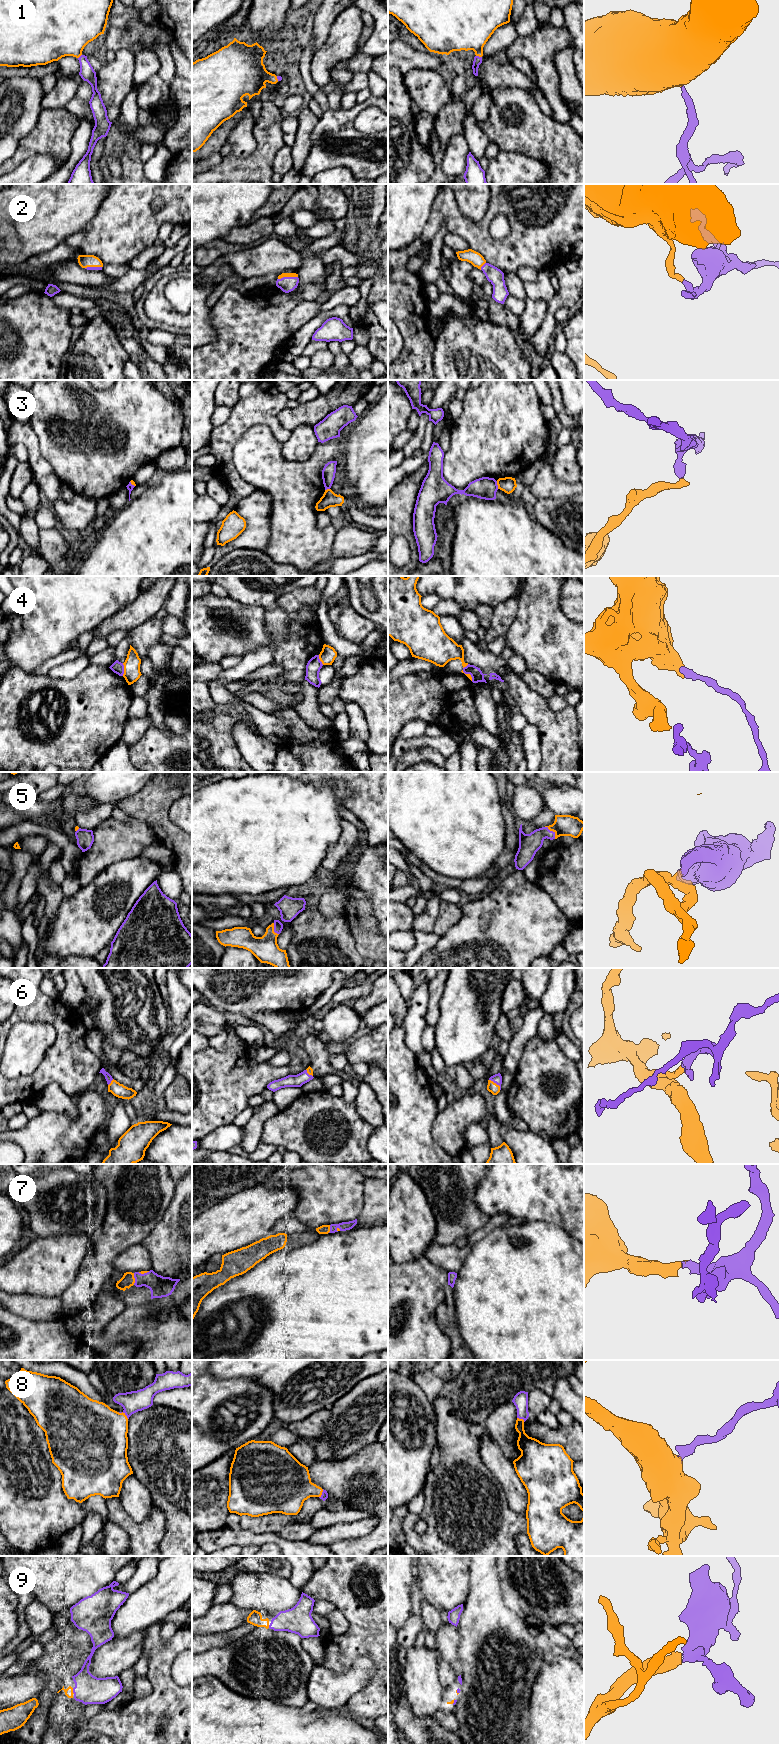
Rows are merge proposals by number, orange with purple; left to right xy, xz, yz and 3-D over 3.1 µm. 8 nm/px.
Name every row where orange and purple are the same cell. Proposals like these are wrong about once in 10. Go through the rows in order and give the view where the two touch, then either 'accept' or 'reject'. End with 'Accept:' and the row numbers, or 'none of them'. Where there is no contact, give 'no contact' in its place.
1: meets orange in yz; accept
2: meets orange in xz; accept
3: meets orange in yz; reject
4: meets orange in xy; reject
5: meets orange in yz; accept
6: meets orange in yz; accept
7: meets orange in xy; accept
8: meets orange in xy; accept
9: meets orange in xy; accept
Accept: 1, 2, 5, 6, 7, 8, 9

